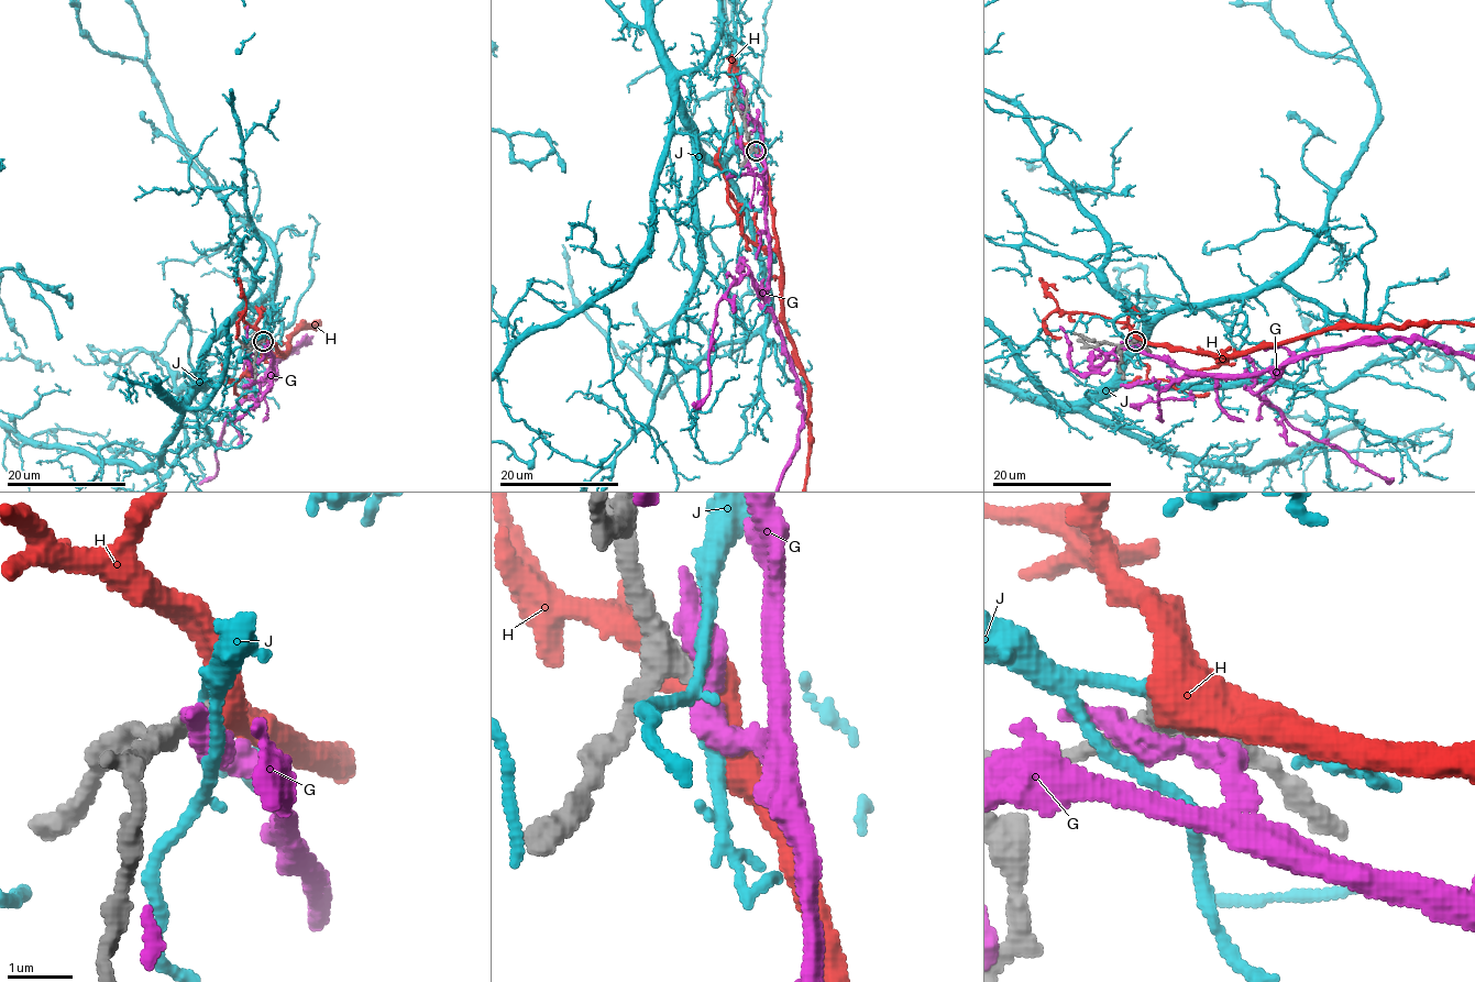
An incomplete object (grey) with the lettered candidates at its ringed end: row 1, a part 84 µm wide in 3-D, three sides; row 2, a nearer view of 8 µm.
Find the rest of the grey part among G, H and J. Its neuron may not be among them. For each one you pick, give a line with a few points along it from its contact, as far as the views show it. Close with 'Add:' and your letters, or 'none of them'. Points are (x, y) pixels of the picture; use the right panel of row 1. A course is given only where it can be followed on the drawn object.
Add: H

